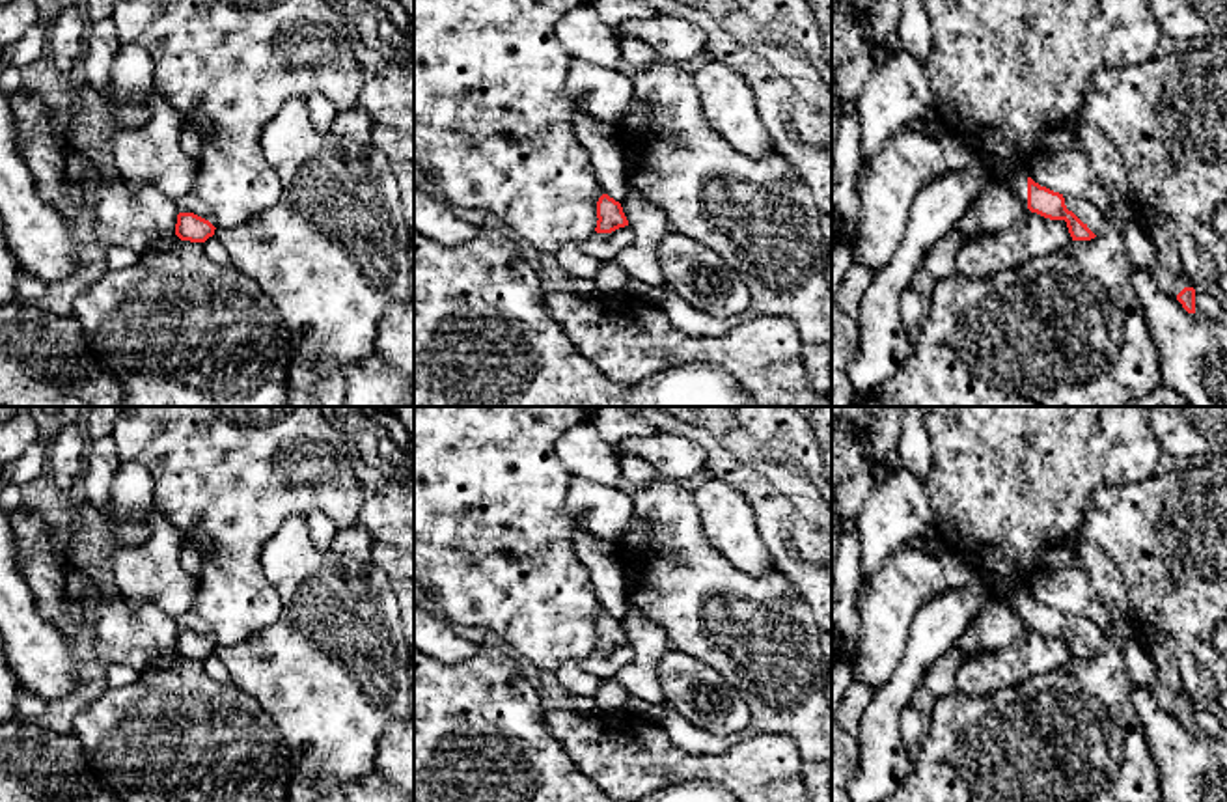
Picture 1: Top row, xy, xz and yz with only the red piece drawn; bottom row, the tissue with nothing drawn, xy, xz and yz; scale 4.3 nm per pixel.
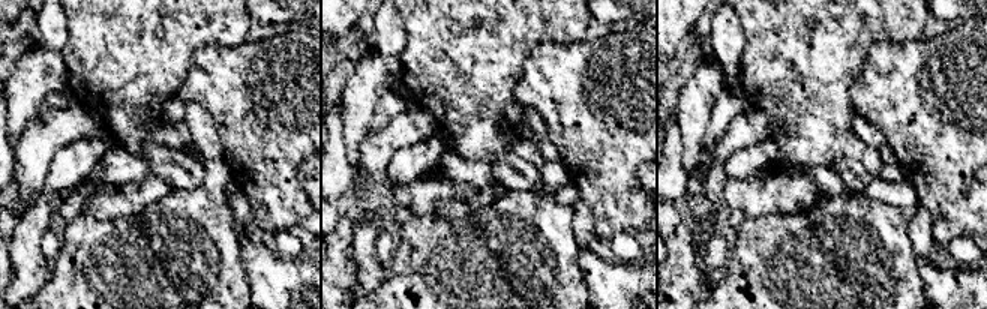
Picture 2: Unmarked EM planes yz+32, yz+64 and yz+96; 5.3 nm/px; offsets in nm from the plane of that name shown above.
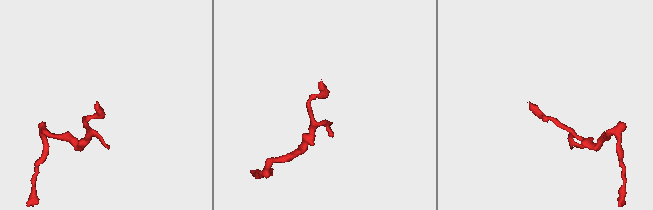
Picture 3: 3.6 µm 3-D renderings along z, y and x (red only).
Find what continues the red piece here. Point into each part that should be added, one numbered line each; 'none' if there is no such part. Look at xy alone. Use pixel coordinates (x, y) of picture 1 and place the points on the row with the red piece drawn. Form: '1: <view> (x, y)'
1: xy (189, 202)

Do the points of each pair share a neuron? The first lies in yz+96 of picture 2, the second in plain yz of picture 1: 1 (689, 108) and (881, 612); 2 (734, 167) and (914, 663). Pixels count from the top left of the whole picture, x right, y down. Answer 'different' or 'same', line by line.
1: different
2: same

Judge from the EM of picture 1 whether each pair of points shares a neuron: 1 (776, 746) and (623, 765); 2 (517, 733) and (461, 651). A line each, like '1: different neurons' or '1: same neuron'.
1: same neuron
2: different neurons

